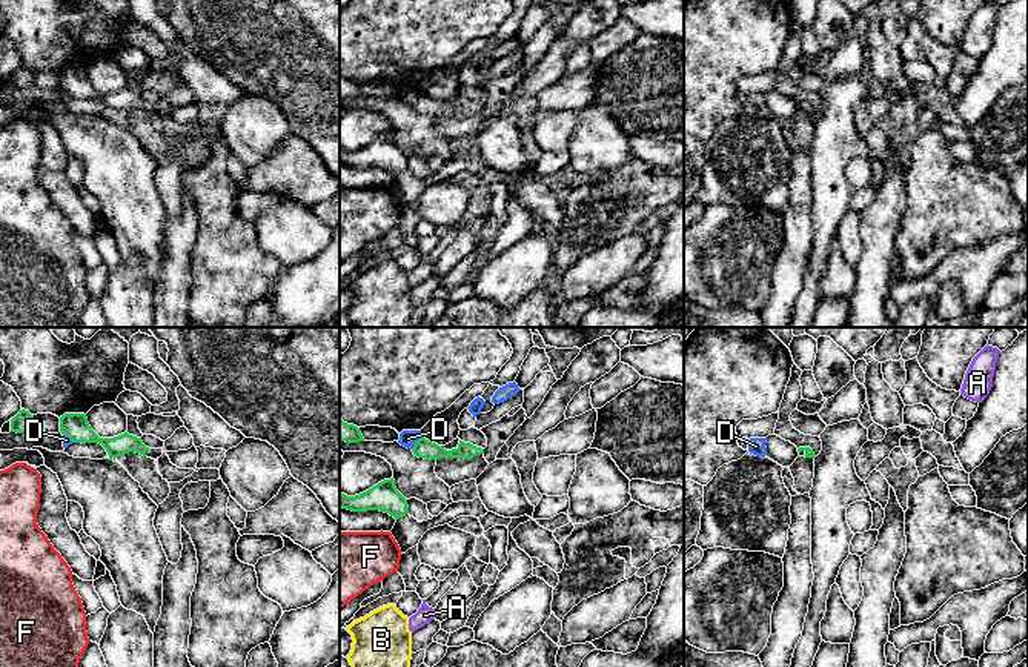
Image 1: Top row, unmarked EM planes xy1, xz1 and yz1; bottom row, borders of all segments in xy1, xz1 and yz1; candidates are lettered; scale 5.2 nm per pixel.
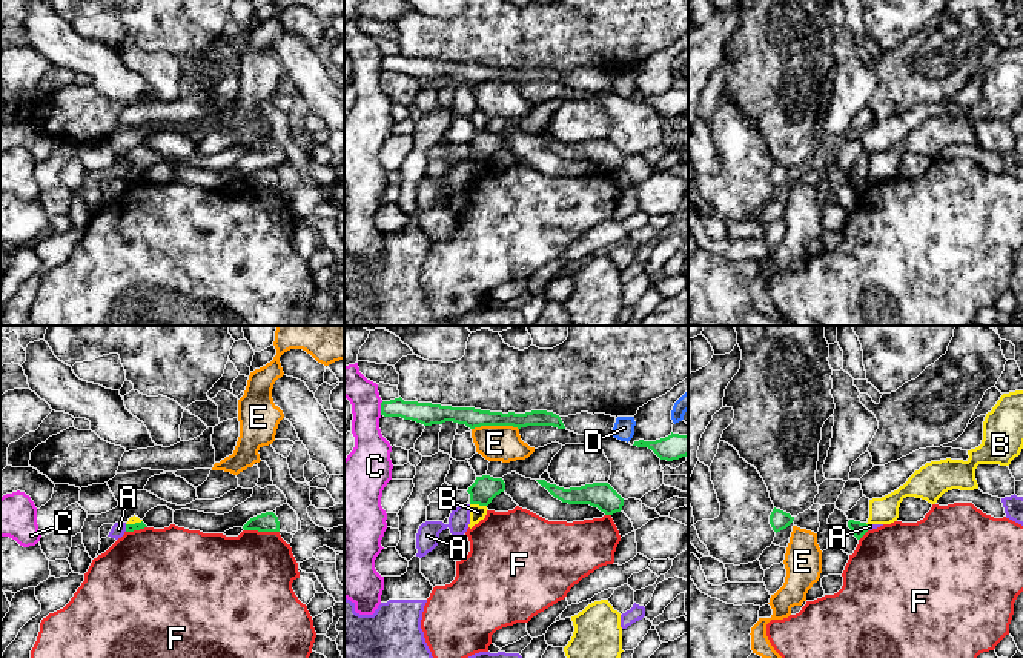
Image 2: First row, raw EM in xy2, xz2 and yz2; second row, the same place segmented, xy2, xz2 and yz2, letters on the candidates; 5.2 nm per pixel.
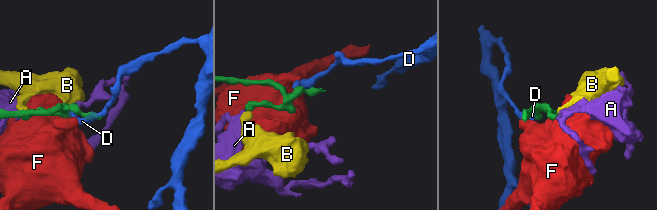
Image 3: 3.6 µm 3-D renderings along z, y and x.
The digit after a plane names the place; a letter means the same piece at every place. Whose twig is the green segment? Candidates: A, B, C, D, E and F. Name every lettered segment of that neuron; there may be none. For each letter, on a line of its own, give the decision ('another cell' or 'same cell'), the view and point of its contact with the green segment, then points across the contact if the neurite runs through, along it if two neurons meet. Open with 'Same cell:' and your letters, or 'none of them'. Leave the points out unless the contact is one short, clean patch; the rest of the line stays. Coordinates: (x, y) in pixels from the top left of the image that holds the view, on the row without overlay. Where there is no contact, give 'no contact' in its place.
Same cell: none of them
A: another cell; contact xy2 (126, 183); border xy2 (125, 180), (126, 186)
B: another cell; contact xz2 (478, 159); border xz2 (470, 159), (486, 162)
C: another cell; contact xz2 (381, 63); border xz2 (383, 57), (380, 69)
D: another cell; contact xz1 (415, 99); border xz1 (420, 91), (412, 105)
E: another cell; contact xz2 (495, 80)
F: another cell; contact xy2 (261, 186)

